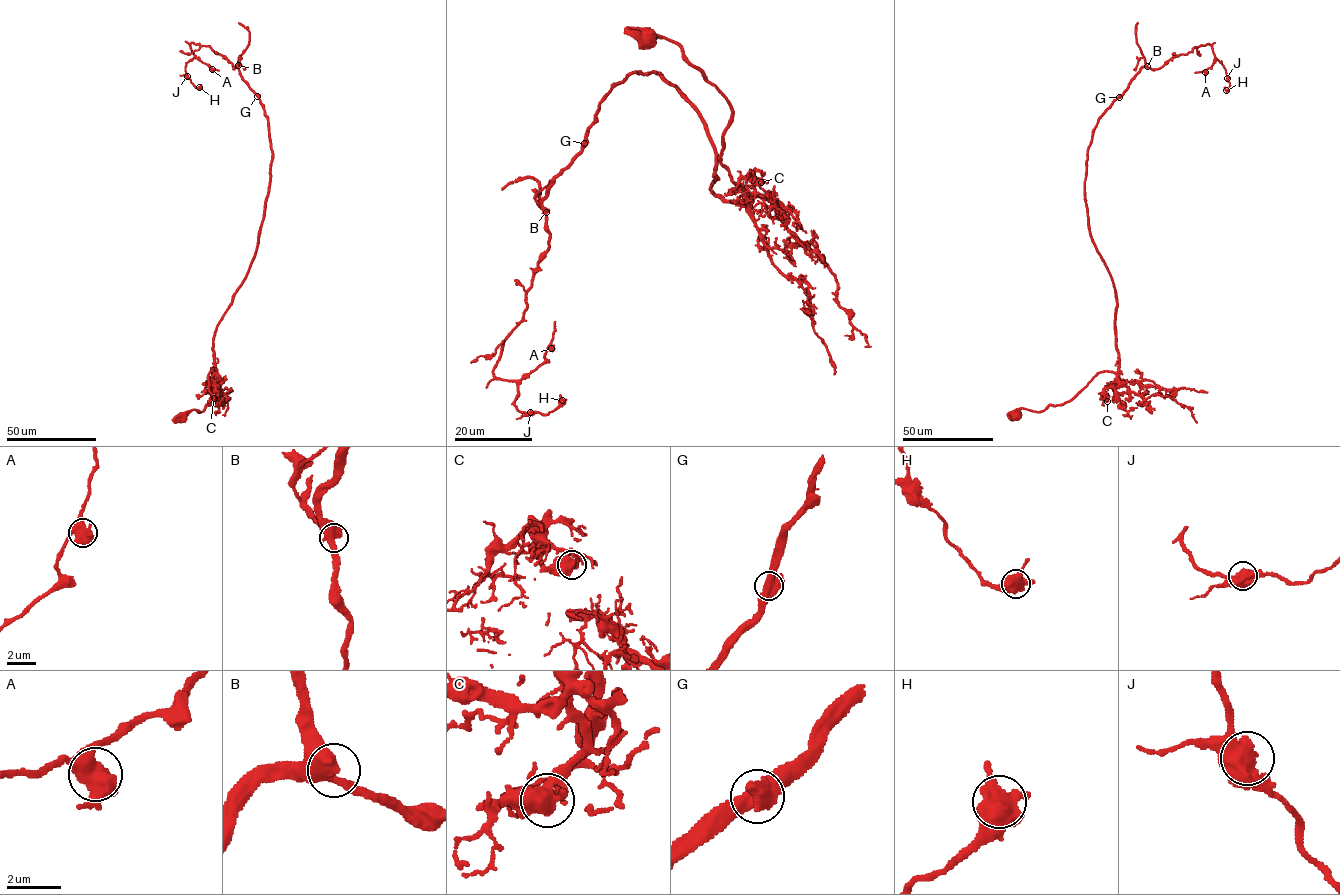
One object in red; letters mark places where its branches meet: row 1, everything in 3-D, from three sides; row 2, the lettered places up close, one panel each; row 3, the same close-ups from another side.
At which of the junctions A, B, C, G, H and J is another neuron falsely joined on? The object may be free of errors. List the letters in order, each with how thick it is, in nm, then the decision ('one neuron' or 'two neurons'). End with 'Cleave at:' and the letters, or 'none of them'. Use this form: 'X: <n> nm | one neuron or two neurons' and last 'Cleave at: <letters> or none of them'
A: 550 nm | one neuron
B: 500 nm | one neuron
C: 550 nm | one neuron
G: 550 nm | one neuron
H: 500 nm | one neuron
J: 550 nm | one neuron
Cleave at: none of them

